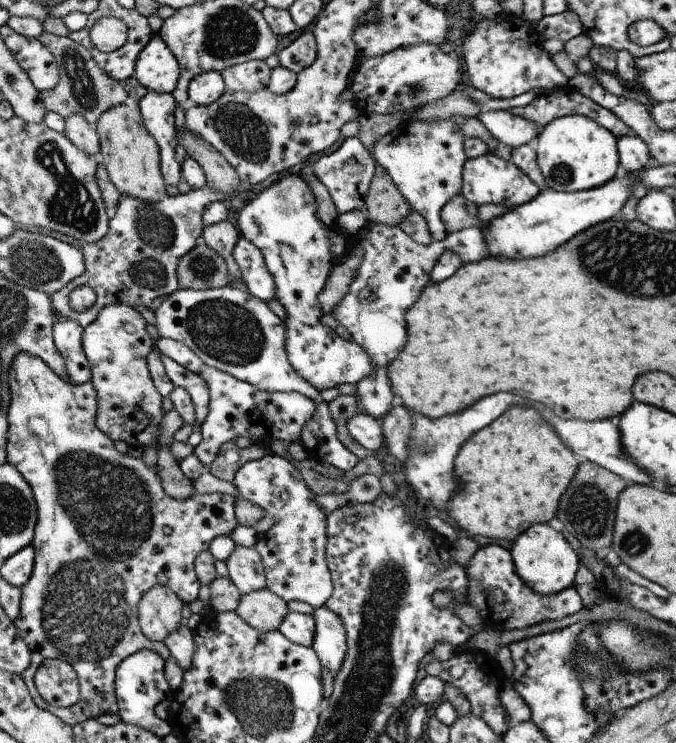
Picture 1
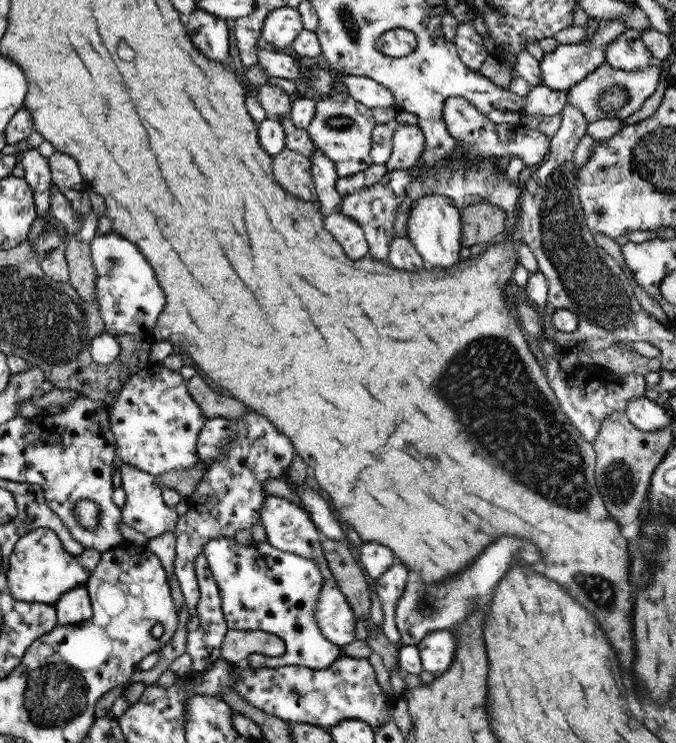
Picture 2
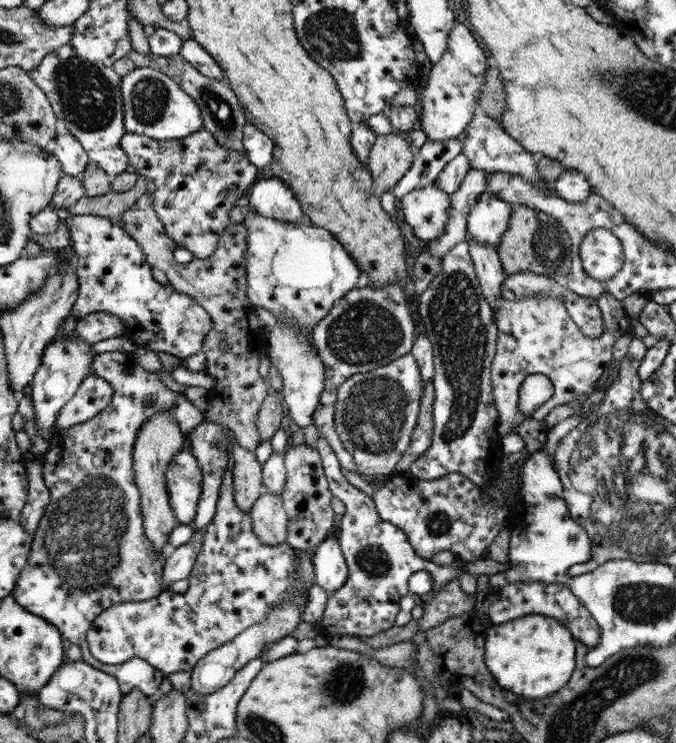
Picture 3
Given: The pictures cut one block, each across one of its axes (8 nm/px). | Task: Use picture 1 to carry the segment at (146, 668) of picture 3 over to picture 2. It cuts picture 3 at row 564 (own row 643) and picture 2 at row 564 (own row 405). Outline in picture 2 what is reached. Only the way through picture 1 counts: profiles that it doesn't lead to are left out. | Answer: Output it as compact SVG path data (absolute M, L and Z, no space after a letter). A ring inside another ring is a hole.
M32 530L15 544L7 572L8 592L19 601L53 605L59 602L60 595L87 582L99 564L100 555L101 552L94 548L84 548L82 554L72 556L64 550L60 538L52 530Z

